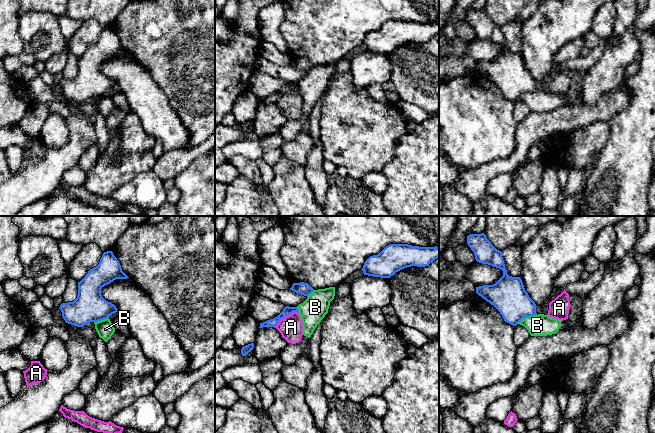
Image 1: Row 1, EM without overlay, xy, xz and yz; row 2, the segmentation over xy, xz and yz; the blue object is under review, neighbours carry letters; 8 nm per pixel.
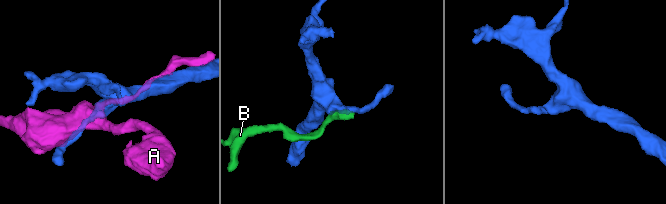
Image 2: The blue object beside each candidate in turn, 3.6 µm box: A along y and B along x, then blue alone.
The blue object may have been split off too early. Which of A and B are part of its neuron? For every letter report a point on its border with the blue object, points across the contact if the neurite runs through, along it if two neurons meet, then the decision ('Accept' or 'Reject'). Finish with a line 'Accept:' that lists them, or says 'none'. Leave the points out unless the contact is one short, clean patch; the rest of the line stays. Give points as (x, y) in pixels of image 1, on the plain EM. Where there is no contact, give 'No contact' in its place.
A: Touches blue at xz (285, 92). Boundary: xz (298, 88), (286, 91), (274, 103). Reject
B: Touches blue at yz (526, 92). Boundary: yz (536, 90), (525, 92), (517, 99). Reject
Accept: none

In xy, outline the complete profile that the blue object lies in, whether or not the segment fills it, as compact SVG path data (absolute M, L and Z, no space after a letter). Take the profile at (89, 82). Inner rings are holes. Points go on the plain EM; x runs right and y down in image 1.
M112 27L104 28L99 40L78 58L78 71L73 78L62 79L59 85L66 99L83 103L90 98L109 94L117 88L101 71L101 65L116 55L129 54Z

